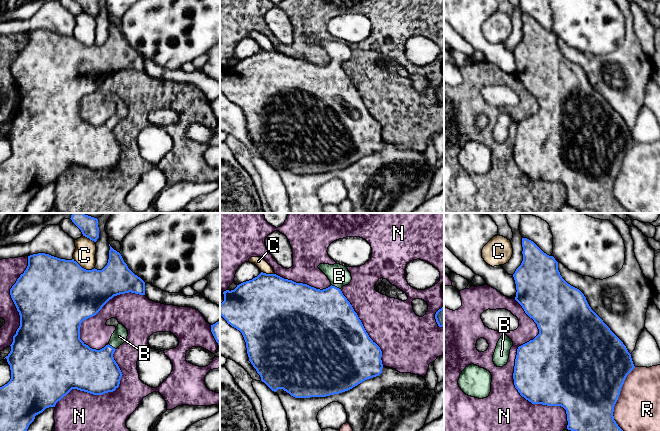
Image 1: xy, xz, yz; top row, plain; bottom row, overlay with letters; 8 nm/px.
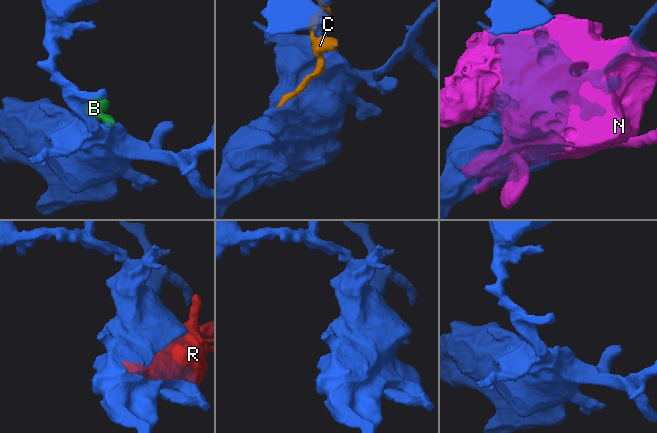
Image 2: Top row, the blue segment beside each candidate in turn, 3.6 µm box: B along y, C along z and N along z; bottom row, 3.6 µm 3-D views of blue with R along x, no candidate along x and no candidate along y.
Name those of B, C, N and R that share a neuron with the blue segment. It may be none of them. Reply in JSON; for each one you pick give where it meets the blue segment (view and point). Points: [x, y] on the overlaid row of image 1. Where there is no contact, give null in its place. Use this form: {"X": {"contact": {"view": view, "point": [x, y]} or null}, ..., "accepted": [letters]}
{"accepted": []}

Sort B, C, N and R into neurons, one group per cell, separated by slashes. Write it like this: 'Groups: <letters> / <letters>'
Groups: B C / N / R

